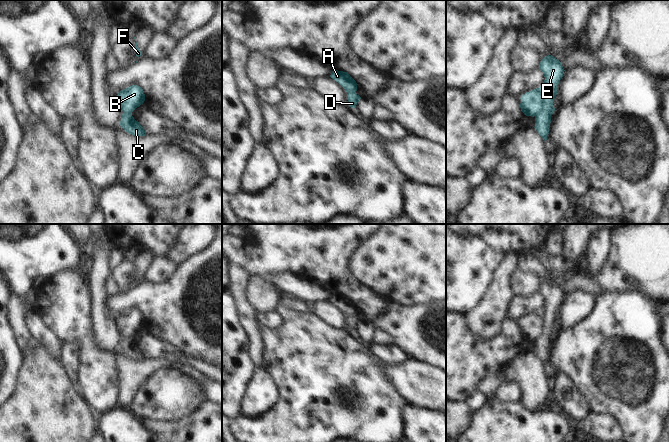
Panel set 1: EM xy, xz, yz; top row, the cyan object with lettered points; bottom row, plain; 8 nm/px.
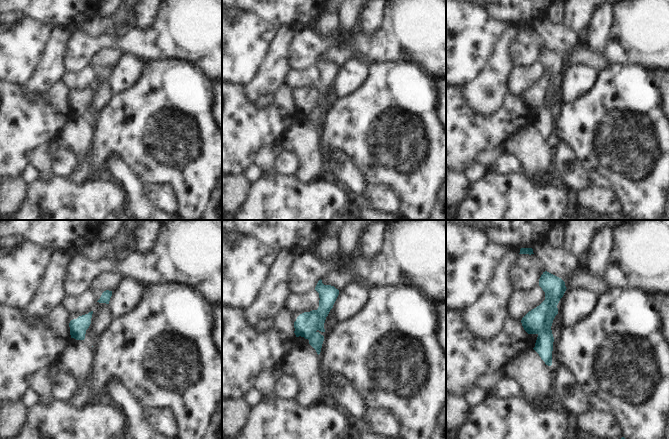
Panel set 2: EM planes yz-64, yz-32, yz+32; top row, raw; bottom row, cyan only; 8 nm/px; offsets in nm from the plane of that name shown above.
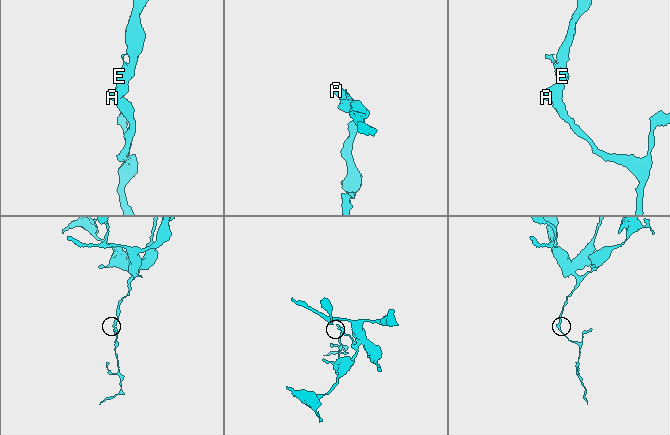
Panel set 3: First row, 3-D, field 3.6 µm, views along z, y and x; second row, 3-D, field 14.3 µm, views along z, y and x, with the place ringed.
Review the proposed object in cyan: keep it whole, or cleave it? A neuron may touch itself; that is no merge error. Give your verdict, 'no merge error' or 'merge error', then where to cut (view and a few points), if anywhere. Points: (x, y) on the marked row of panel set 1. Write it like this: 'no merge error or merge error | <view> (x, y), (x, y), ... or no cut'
merge error | yz (543, 84), (542, 108), (534, 115)

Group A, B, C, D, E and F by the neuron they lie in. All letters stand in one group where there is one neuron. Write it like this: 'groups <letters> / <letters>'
groups A B / C D E F

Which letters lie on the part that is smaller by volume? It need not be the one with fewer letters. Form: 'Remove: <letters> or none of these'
Remove: C, D, E, F

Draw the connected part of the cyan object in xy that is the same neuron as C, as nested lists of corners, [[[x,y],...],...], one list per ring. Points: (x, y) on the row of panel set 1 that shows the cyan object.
[[[124,112],[120,121],[120,126],[129,134],[134,136],[146,136],[144,128],[132,116],[132,113]]]

